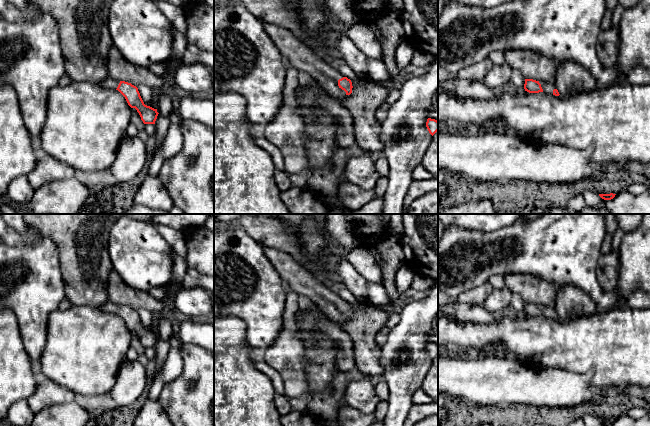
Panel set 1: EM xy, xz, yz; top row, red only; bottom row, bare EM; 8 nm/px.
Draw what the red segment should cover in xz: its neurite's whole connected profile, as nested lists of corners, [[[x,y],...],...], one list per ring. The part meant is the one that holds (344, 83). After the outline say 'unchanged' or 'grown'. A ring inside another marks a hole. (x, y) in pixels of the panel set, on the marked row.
[[[266,22],[262,24],[284,60],[298,71],[308,73],[330,96],[343,105],[345,97],[352,93],[351,80],[344,77],[333,62],[305,45],[292,31]]]; grown

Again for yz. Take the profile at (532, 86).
[[[525,79],[524,89],[529,93],[544,92],[555,96],[560,95],[554,84],[533,79]]]; grown

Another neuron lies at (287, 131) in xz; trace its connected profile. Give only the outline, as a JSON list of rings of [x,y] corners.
[[[287,69],[283,89],[283,105],[277,115],[266,125],[265,138],[282,153],[285,172],[308,174],[310,162],[306,151],[308,135],[303,118],[298,114],[296,89],[299,86],[299,71]]]

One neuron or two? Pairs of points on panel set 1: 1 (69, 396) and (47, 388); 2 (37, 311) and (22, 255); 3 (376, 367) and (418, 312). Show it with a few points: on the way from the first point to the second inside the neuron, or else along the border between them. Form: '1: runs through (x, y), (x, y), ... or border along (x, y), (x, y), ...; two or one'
1: runs through (64, 395), (52, 393); one
2: runs through (32, 297), (31, 269); one
3: border along (380, 346), (380, 364), (383, 368), (381, 377); two

